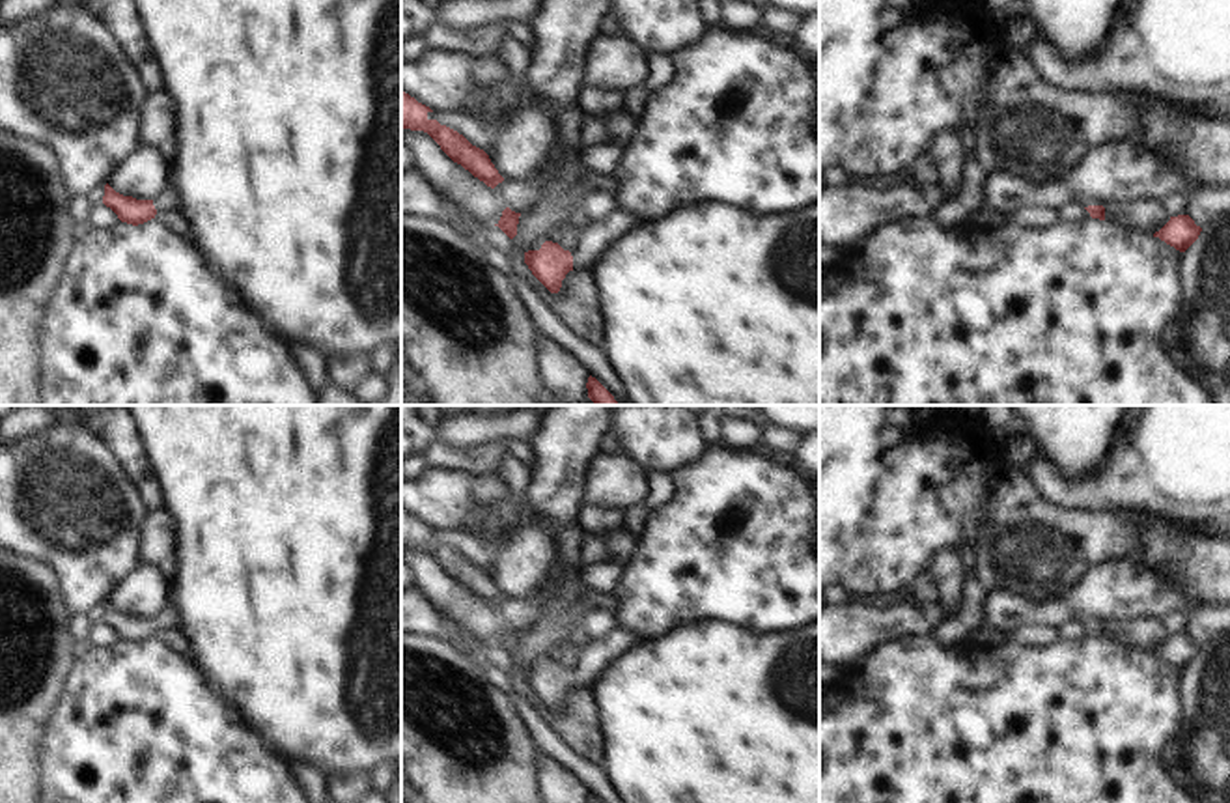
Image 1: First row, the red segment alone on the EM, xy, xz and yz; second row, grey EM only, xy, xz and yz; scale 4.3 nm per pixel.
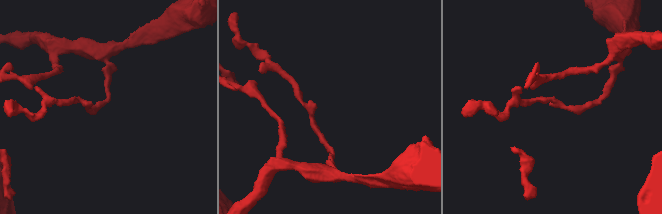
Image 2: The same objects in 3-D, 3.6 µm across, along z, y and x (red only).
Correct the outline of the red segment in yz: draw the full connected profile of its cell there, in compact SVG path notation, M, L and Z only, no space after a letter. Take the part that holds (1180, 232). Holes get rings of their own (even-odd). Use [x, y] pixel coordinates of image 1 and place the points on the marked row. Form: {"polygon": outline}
{"polygon": "M1189 215L1170 217L1170 220L1153 233L1167 245L1185 252L1200 235L1202 228Z"}

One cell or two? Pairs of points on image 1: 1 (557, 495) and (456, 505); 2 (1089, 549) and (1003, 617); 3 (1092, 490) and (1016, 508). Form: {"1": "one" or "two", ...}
{"1": "two", "2": "two", "3": "two"}

